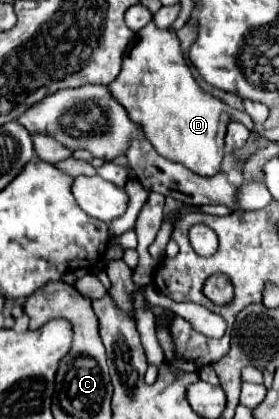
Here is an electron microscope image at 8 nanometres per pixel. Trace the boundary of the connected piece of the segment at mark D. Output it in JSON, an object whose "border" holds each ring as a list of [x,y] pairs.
{"border":[[[149,23],[137,35],[135,45],[123,59],[121,75],[107,87],[111,97],[123,105],[131,121],[141,127],[143,137],[161,157],[183,163],[187,169],[203,177],[217,175],[221,171],[227,125],[235,119],[247,119],[247,127],[255,129],[253,119],[245,111],[235,111],[211,97],[195,83],[173,31],[157,29]]]}

